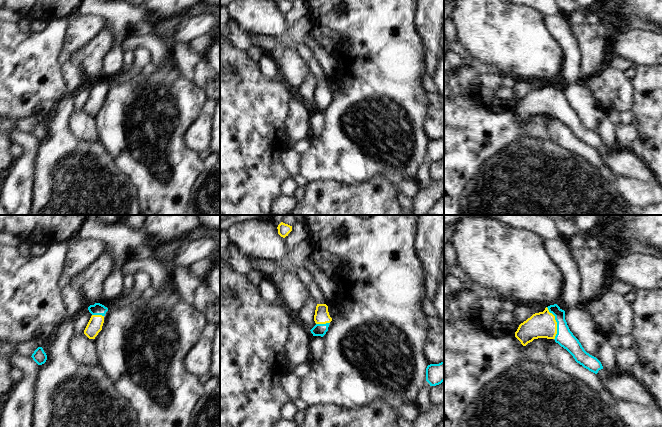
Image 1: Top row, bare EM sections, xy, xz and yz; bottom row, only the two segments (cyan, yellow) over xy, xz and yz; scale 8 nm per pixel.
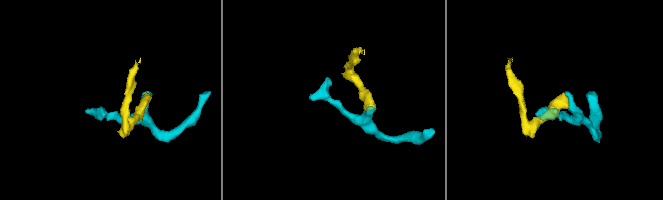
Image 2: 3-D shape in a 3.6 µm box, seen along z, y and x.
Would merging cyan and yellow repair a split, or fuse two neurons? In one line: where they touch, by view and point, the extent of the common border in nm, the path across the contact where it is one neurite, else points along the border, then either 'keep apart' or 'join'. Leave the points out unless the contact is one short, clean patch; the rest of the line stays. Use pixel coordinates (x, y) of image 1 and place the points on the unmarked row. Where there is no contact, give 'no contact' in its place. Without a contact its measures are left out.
contact yz (557, 99); length 280 nm; way yz (564, 113), (557, 105), (557, 99), (543, 100); join

